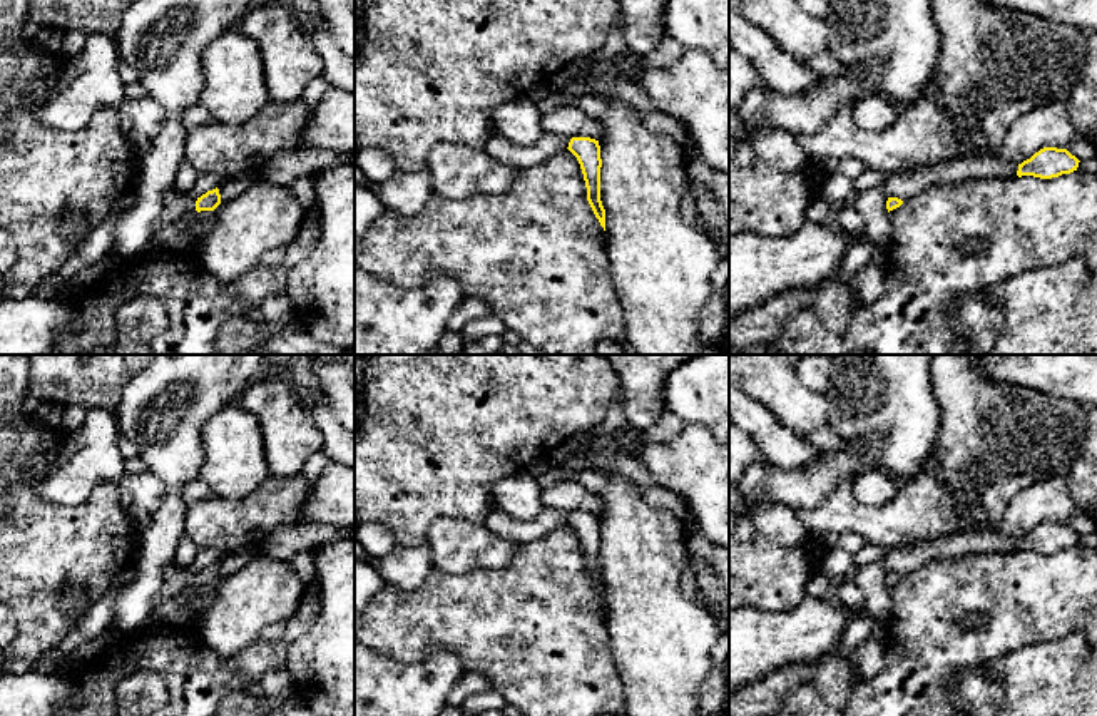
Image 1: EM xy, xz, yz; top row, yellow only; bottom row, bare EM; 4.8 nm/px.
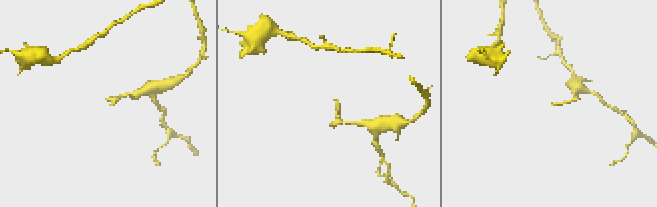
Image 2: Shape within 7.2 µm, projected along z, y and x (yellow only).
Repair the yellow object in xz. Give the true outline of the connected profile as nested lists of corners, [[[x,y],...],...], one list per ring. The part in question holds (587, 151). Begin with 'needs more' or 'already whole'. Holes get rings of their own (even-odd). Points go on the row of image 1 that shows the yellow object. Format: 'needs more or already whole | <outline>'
needs more | [[[543,132],[543,136],[528,147],[520,147],[497,136],[490,137],[485,144],[488,156],[520,171],[542,164],[562,149],[569,149],[577,157],[587,187],[587,201],[605,231],[605,209],[600,201],[602,159],[599,141],[590,137],[570,139]]]

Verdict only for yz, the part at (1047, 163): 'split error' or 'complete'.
complete

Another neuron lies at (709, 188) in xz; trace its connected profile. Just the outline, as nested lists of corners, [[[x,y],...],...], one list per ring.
[[[694,147],[684,157],[697,216],[727,244],[729,256],[729,174],[712,171]]]

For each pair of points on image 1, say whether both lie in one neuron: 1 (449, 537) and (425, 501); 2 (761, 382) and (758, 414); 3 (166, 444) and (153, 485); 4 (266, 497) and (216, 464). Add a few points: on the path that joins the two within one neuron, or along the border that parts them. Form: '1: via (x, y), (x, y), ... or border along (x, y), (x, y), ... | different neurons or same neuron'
1: border along (475, 522), (438, 517), (432, 524), (425, 544) | different neurons
2: border along (746, 393), (763, 404), (790, 429) | different neurons
3: border along (147, 469), (163, 484), (163, 499), (153, 516) | different neurons
4: border along (270, 474), (243, 497), (216, 497) | different neurons

